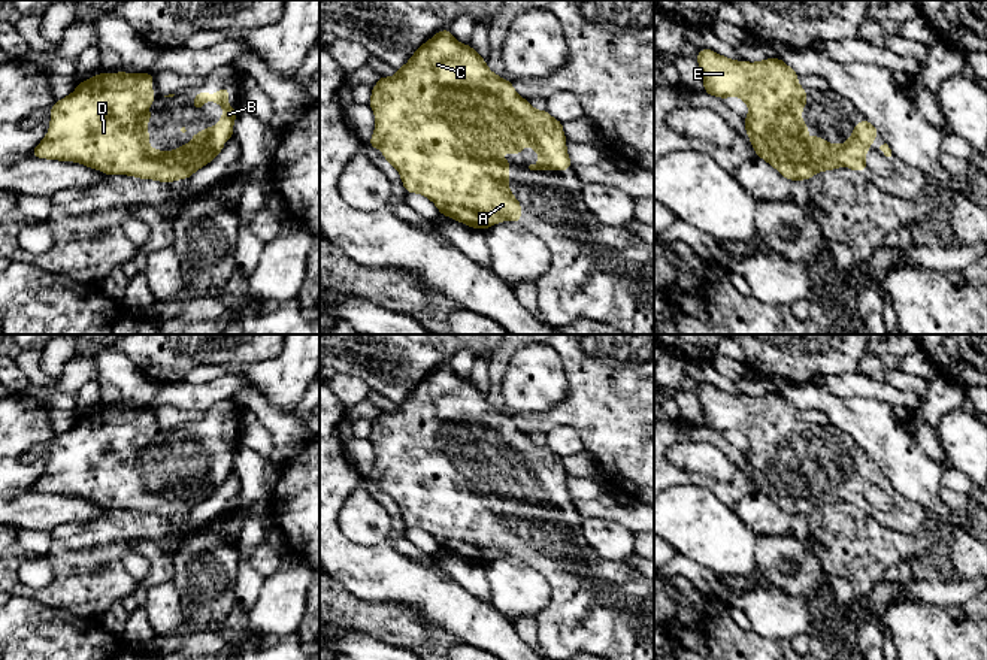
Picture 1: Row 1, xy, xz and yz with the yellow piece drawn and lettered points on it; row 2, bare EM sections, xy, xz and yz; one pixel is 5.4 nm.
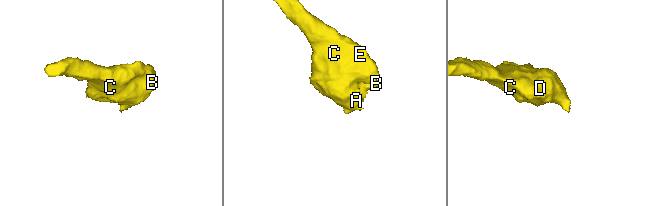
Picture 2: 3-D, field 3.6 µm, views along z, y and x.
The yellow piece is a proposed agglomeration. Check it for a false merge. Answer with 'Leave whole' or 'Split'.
Leave whole

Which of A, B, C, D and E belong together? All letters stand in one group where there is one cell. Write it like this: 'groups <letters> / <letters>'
groups A B C D E

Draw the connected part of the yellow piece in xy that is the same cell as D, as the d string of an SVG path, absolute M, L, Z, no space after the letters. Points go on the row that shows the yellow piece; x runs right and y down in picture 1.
M99 73L88 81L79 82L78 88L67 97L55 102L51 108L51 124L48 134L31 151L37 158L76 161L87 167L102 170L105 175L130 175L142 179L173 182L188 179L196 170L211 163L225 146L225 139L233 139L233 122L237 109L228 108L228 87L224 85L215 96L200 91L193 99L194 109L203 109L205 100L222 106L222 119L215 127L206 127L194 133L193 140L175 151L157 151L146 143L151 133L146 122L151 121L149 103L157 103L152 96L152 73Z

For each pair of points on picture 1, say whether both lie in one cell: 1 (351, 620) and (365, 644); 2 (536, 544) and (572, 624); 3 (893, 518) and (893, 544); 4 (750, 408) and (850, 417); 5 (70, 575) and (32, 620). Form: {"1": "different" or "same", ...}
{"1": "different", "2": "same", "3": "different", "4": "different", "5": "different"}

